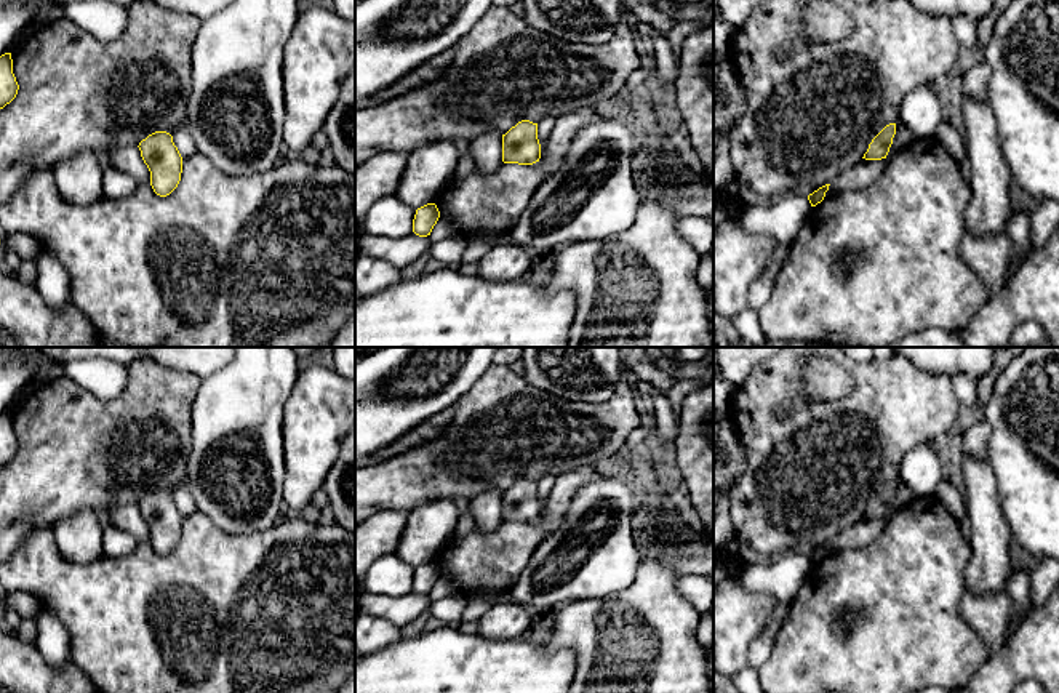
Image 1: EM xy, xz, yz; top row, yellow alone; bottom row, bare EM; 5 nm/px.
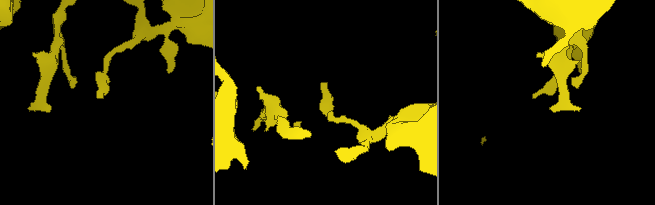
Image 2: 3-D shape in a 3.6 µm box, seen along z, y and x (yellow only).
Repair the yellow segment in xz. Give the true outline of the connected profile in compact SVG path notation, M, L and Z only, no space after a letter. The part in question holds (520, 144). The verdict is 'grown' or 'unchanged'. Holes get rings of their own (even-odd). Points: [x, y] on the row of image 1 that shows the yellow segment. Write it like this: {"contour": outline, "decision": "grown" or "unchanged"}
{"contour": "M522 120L502 134L502 162L533 165L541 158L537 123Z", "decision": "unchanged"}

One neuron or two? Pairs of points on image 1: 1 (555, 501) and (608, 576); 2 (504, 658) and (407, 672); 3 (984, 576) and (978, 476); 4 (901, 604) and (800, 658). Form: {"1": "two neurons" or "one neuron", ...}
{"1": "two neurons", "2": "one neuron", "3": "one neuron", "4": "one neuron"}

